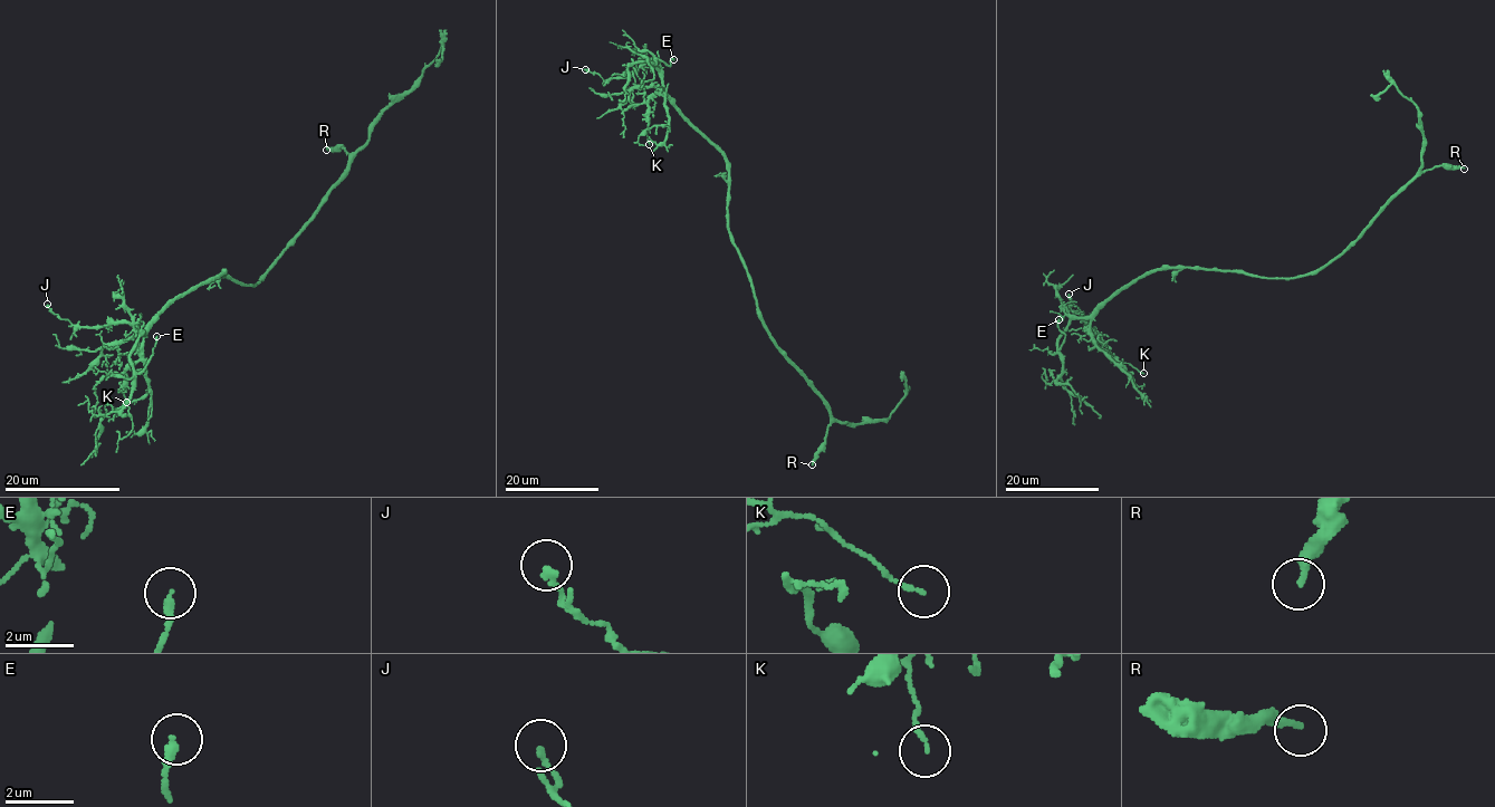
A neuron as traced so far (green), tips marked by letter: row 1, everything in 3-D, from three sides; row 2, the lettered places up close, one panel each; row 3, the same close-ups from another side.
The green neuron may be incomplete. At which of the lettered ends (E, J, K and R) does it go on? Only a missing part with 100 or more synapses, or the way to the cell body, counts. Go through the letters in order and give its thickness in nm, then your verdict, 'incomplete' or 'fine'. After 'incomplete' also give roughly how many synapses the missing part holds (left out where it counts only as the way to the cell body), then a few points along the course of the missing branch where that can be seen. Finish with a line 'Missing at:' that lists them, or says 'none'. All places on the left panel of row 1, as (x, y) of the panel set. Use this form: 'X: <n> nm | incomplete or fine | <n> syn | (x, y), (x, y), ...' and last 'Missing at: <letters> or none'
E: 220 nm | incomplete | (156, 336), (169, 308), (214, 262)
J: 190 nm | fine
K: 110 nm | fine
R: 280 nm | fine
Missing at: E

